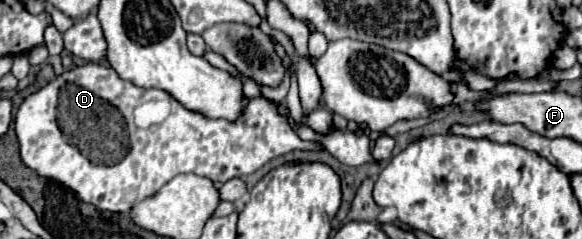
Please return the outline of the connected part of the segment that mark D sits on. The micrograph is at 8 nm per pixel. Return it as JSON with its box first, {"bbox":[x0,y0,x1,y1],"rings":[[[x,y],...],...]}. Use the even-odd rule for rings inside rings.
{"bbox":[16,62,324,214],"rings":[[[96,62],[74,66],[28,96],[16,112],[16,134],[28,168],[72,188],[100,210],[124,214],[176,174],[194,172],[224,184],[292,150],[324,150],[320,142],[300,140],[276,112],[276,104],[266,98],[250,100],[242,120],[208,120],[186,110],[168,92],[146,92]],[[146,100],[148,114],[138,120],[136,108]]]}

